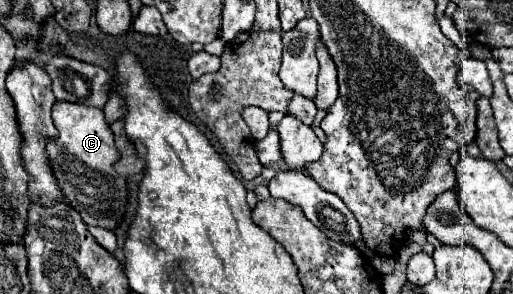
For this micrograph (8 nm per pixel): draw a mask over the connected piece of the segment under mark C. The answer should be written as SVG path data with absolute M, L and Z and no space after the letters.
M56 102L52 116L58 138L48 140L46 154L58 188L88 226L114 230L126 210L126 178L112 172L112 164L118 160L118 150L114 146L114 134L104 120L104 112L82 104Z

